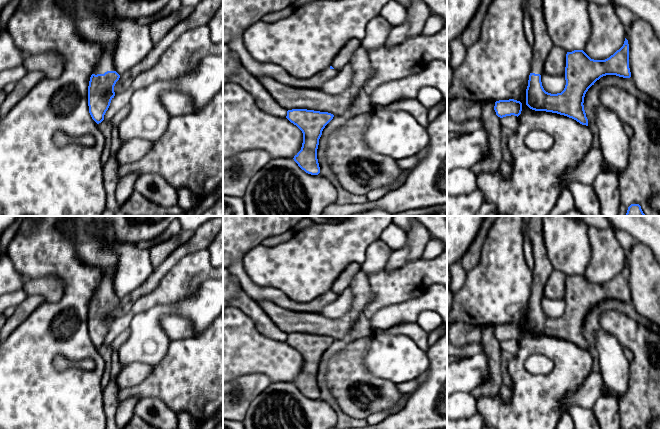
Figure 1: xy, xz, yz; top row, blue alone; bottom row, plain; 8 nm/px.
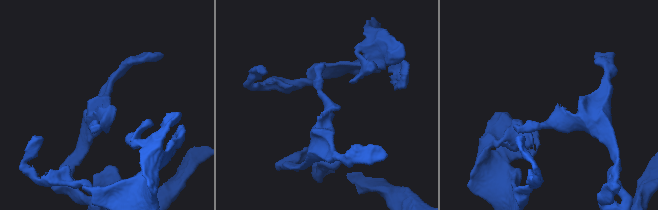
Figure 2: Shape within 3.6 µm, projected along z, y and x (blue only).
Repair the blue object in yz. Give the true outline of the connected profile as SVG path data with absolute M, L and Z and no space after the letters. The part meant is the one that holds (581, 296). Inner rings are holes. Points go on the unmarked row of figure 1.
M531 216L528 234L533 245L533 284L526 313L526 329L535 335L546 335L567 340L588 350L584 334L584 321L588 313L601 301L616 299L630 302L629 268L625 262L623 270L605 284L591 283L583 274L566 278L566 309L561 317L551 318L544 314L541 298L548 277L554 270L548 258L542 233L542 216Z

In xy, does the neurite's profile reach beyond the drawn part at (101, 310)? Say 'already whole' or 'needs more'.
needs more

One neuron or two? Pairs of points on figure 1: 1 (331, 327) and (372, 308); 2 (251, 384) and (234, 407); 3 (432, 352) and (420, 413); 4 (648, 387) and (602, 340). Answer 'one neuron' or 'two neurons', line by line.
1: two neurons
2: one neuron
3: one neuron
4: two neurons

